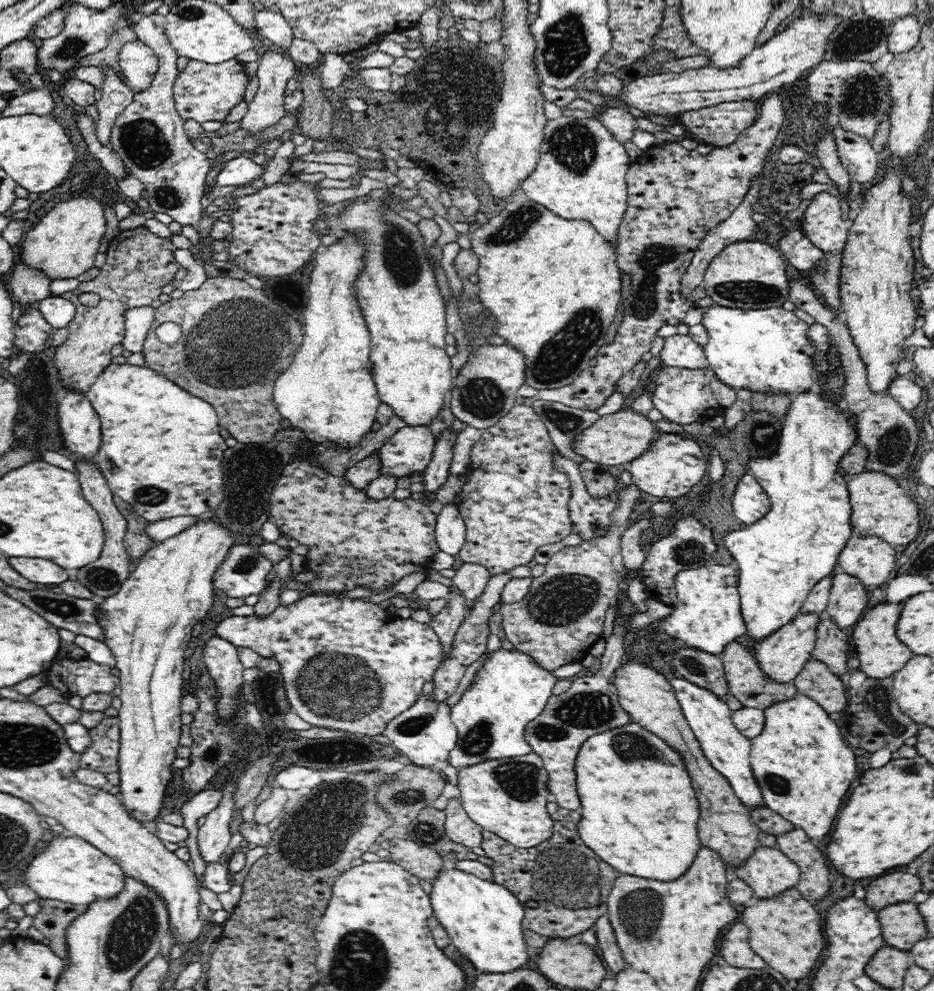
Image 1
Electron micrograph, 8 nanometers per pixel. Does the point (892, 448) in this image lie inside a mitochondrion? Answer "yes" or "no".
yes

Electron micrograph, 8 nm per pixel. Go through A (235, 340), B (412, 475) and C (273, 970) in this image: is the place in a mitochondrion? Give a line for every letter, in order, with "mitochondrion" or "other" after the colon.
A: mitochondrion
B: other
C: other

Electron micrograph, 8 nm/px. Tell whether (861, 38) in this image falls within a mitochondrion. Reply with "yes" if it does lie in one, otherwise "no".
yes

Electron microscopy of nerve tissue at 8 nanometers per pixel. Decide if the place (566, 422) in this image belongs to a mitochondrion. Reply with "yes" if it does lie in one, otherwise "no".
yes

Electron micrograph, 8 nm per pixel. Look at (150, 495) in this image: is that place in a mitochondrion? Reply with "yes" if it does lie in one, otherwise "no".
yes

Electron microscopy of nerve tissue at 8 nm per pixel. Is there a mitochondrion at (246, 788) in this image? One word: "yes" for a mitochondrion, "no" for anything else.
no

